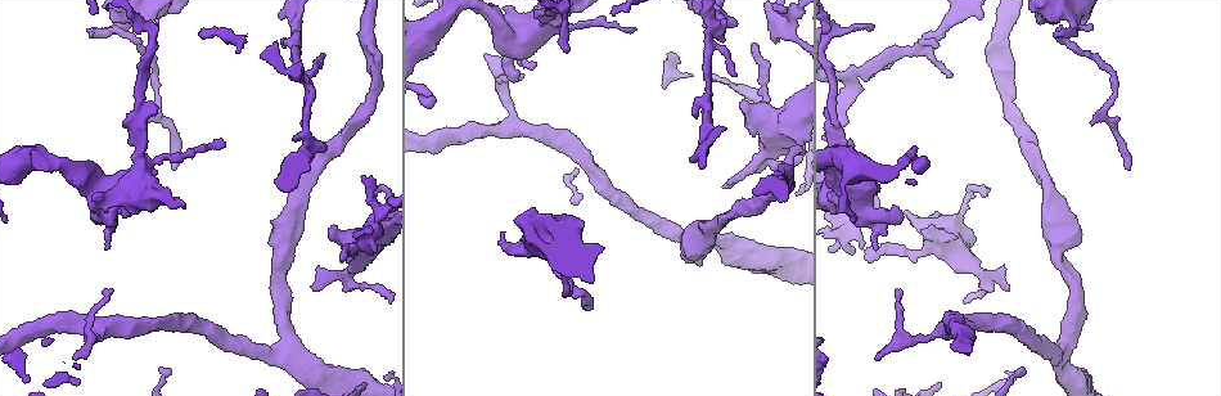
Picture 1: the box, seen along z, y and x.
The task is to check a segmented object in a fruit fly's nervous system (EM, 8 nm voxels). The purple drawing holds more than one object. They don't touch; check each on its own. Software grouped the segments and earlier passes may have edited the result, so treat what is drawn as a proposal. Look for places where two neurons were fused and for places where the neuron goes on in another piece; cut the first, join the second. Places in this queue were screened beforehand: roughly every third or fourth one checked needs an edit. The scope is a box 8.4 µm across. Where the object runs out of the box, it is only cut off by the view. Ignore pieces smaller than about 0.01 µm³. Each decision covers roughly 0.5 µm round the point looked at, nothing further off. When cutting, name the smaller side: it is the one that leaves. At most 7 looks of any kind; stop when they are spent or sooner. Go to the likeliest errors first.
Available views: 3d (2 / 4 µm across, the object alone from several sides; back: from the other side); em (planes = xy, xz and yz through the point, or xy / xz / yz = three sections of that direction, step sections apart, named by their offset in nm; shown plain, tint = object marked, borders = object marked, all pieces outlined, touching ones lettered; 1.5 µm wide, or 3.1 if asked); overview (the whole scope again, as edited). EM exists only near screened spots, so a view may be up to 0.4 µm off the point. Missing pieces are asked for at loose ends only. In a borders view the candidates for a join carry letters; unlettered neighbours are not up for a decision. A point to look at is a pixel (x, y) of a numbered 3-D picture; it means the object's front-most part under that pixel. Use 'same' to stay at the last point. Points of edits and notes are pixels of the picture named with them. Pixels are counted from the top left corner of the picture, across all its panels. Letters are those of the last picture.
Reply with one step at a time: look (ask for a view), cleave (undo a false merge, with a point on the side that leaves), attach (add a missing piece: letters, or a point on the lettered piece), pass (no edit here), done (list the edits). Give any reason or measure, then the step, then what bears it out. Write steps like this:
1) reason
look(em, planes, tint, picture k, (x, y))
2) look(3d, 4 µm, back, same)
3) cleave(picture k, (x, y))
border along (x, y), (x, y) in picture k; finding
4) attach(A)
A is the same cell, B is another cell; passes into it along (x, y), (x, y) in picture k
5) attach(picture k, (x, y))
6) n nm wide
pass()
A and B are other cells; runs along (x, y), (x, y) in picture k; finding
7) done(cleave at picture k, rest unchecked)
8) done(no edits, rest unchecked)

look(3d, 4 µm, picture 1, (1090, 124))

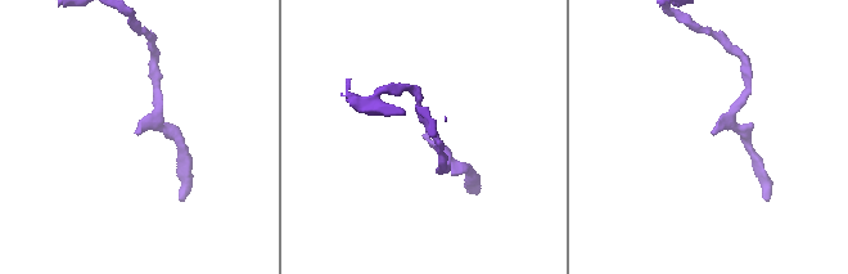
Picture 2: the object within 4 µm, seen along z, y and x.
look(em, yz, step 8, borders, picture 2, (427, 133))

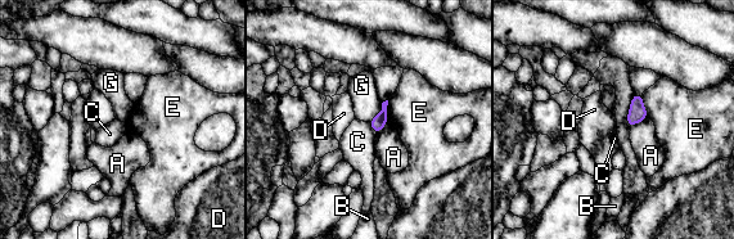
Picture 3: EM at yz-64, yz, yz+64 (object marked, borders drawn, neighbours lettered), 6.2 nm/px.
G touches over 160 nm
pass()
A, B, C, D, E and G are other cells; no lettered piece goes on from it

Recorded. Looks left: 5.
an open end
look(em, planes, borders, picture 1, (566, 53))

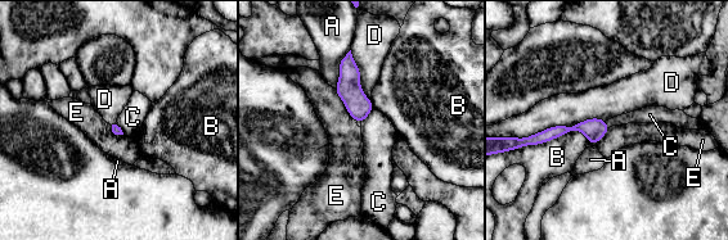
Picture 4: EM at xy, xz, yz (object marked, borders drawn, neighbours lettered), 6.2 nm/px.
D touches over 550 nm
pass()
A, B, C, D and E are other cells; runs along (605, 127), (565, 128), (534, 141) in picture 4; none of them fits

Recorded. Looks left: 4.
sharp bend
look(em, planes, borders, picture 1, (710, 28))

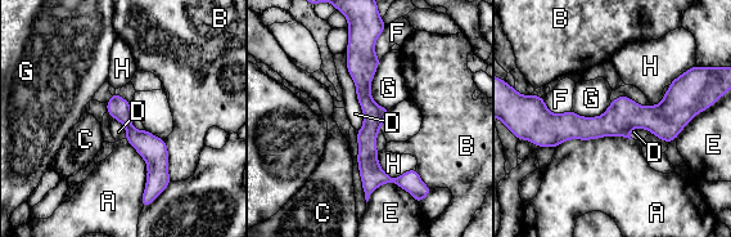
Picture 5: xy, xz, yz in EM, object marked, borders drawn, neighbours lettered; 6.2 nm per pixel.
pass()
A, B, C, D, E, F, G and H are other cells; border along (346, 50), (362, 112), (359, 130) in picture 5; continuous, no second neuron

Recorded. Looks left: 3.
done(no edits, rest unchecked)

